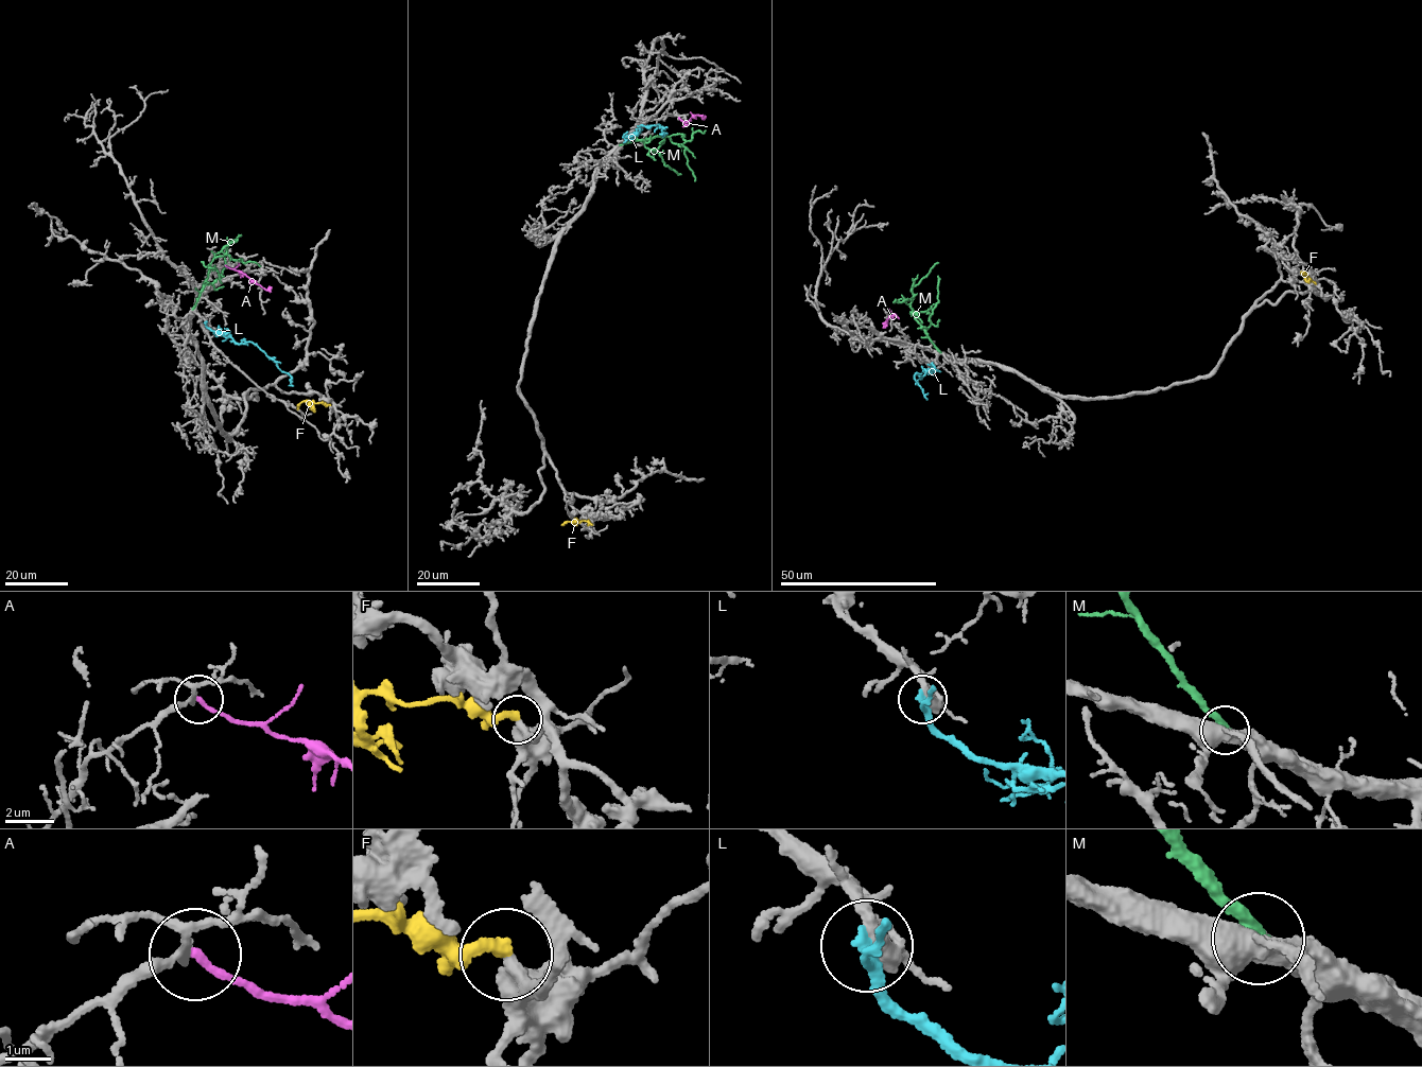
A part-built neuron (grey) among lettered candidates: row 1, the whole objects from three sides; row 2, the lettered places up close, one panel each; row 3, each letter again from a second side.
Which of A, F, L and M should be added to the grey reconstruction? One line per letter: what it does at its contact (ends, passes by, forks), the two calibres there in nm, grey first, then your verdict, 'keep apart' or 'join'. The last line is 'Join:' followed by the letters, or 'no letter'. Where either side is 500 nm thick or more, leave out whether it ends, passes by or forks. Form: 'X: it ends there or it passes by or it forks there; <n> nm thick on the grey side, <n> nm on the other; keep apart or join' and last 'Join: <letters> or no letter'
A: it ends there; 140 nm thick on the grey side, 160 nm on the other; keep apart
F: it ends there; 320 nm thick on the grey side, 280 nm on the other; keep apart
L: it passes by; 300 nm thick on the grey side, 200 nm on the other; join
M: it ends there; 440 nm thick on the grey side, 280 nm on the other; join
Join: L, M

